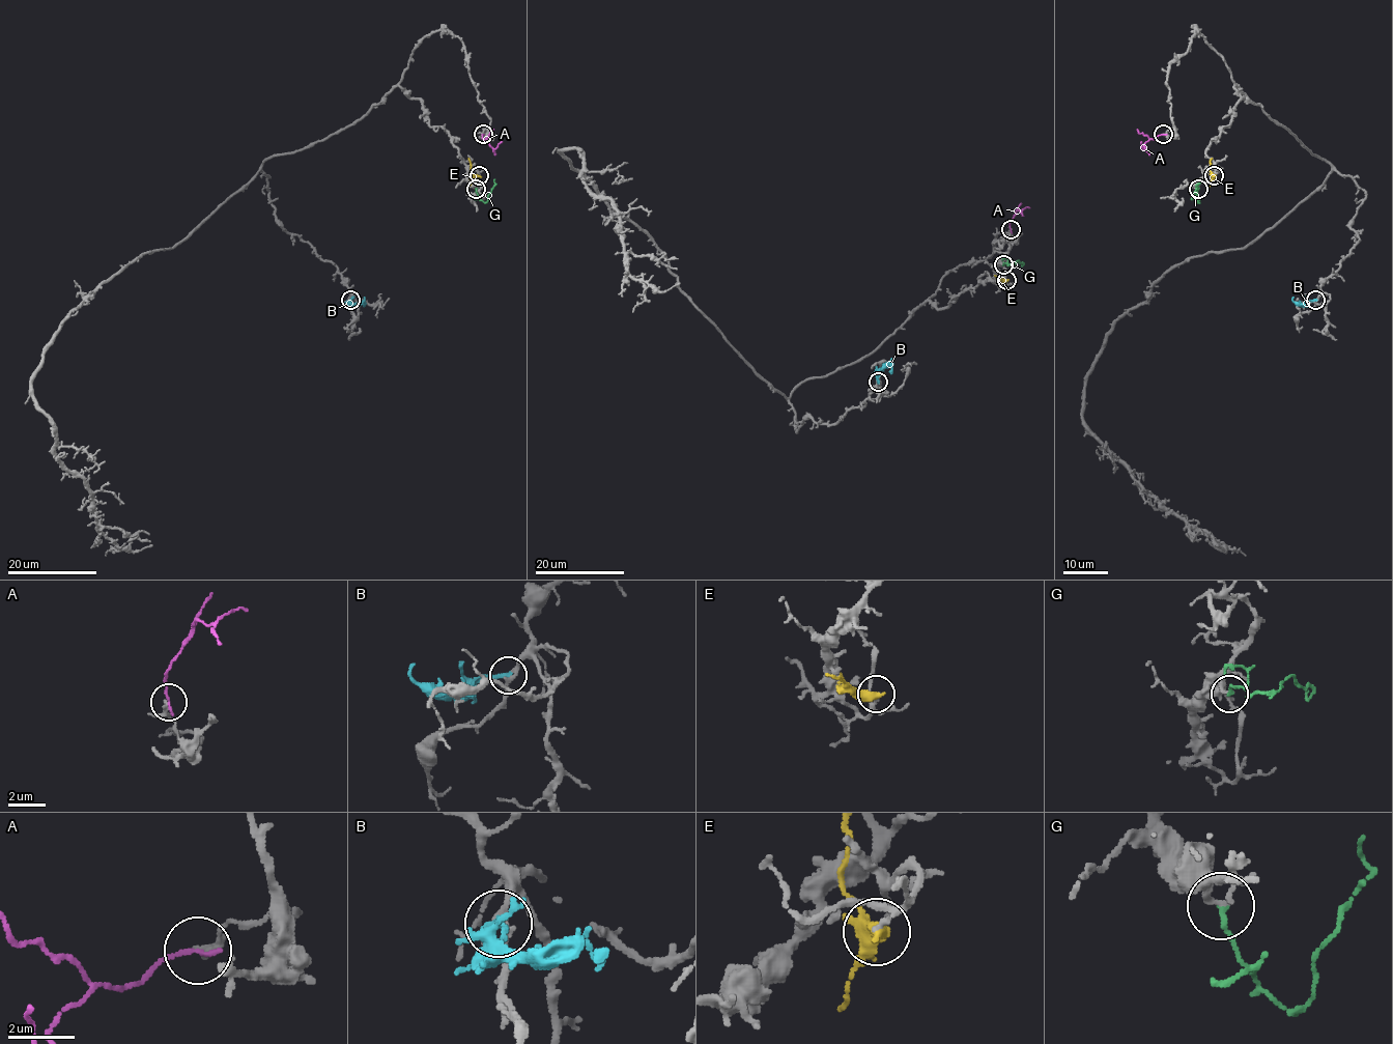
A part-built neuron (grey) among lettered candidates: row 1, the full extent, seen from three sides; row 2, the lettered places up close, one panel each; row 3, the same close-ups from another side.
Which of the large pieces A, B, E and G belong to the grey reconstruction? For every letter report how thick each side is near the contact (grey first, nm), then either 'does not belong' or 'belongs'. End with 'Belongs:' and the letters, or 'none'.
A: 140/140 nm | does not belong
B: 160/240 nm | belongs
E: 140/440 nm | does not belong
G: 200/170 nm | does not belong
Belongs: B

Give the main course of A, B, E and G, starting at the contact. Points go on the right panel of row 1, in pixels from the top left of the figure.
A: (1164, 134), (1145, 141), (1144, 148), (1141, 141)
B: (1316, 300), (1298, 304), (1305, 301)
E: (1214, 176), (1210, 169), (1212, 159)
G: (1198, 189), (1198, 203), (1195, 192), (1198, 179)

